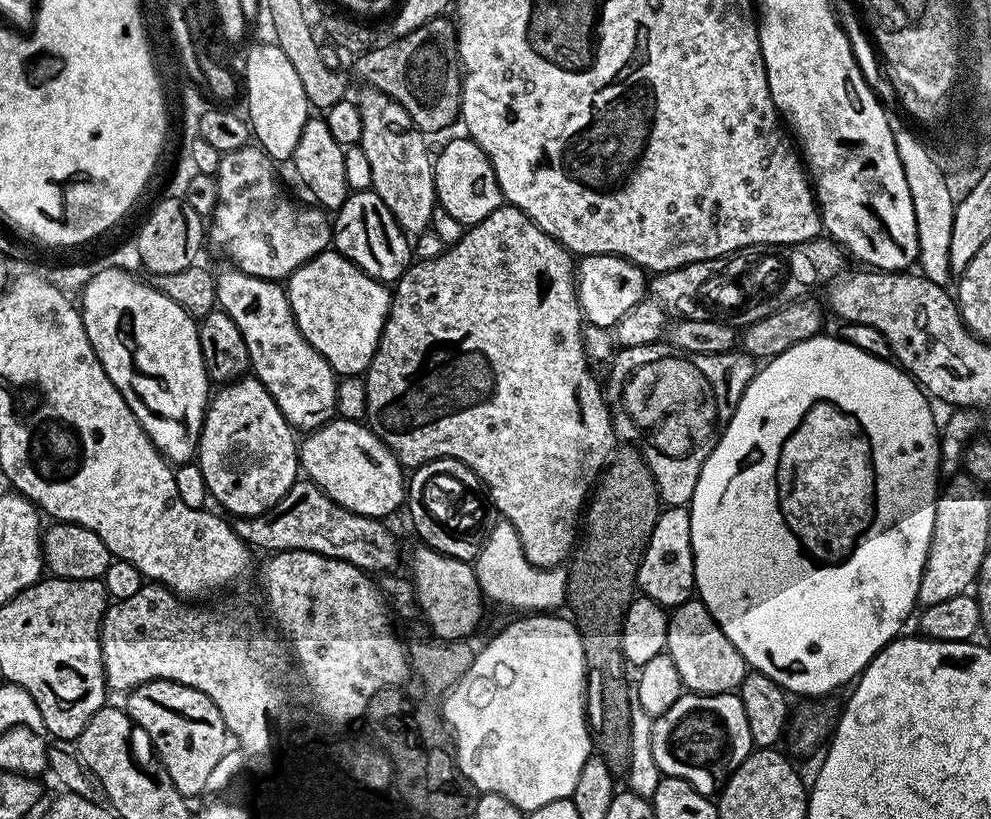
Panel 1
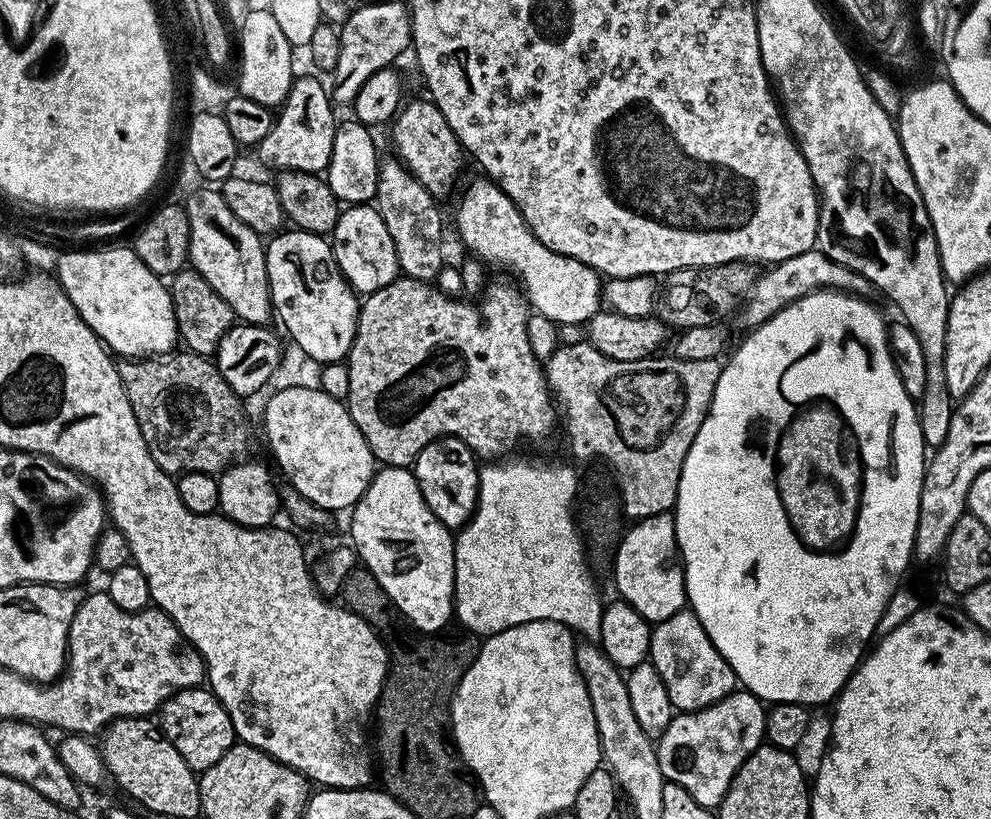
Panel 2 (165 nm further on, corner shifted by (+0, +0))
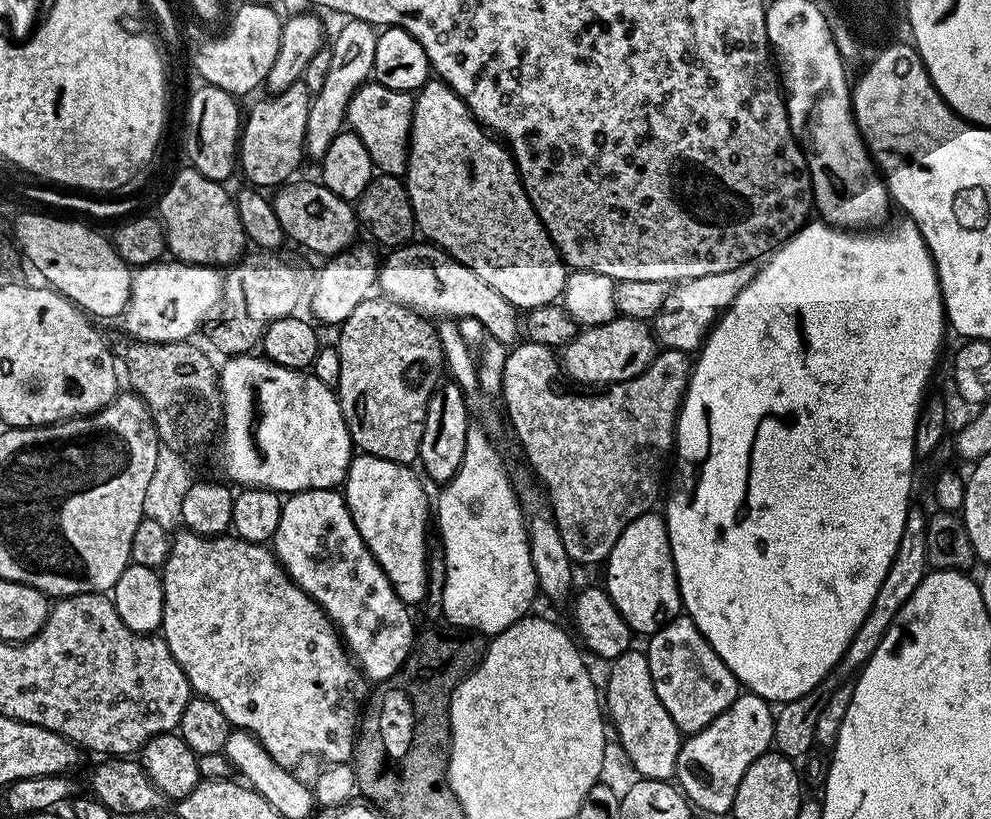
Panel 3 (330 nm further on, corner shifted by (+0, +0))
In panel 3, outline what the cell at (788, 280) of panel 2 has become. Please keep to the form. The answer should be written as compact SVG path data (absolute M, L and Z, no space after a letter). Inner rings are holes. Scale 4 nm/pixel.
M750 263L738 266L734 270L722 270L722 274L702 274L702 278L679 281L669 291L656 319L651 321L650 327L657 345L664 350L673 348L689 354L699 353L708 333L719 320L720 313L732 305L738 294L742 294L744 287L756 277L756 270L757 265Z

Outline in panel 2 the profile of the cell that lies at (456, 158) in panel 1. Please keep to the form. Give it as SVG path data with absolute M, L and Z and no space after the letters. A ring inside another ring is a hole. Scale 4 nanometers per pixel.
M409 99L401 107L391 121L392 144L396 147L395 155L398 157L414 179L422 184L435 198L448 196L452 192L452 187L456 184L456 175L460 172L460 167L466 161L466 153L460 147L460 139L450 130L446 118L442 118L442 110L433 104L431 99L424 100Z

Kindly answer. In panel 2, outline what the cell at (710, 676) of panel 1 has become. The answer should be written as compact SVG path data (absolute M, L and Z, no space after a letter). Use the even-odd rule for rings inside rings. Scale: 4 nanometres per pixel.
M691 610L674 614L653 627L648 660L658 670L662 682L666 682L666 694L670 694L673 709L680 712L708 708L729 696L738 684L734 670Z

